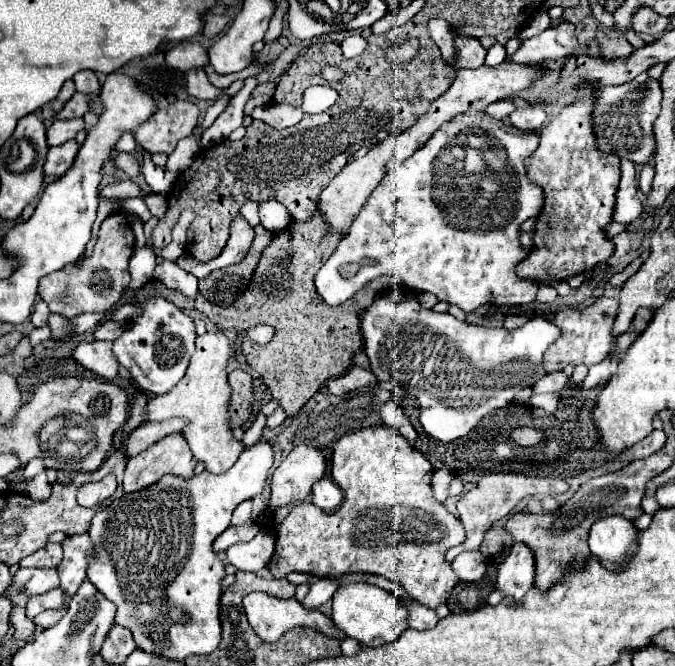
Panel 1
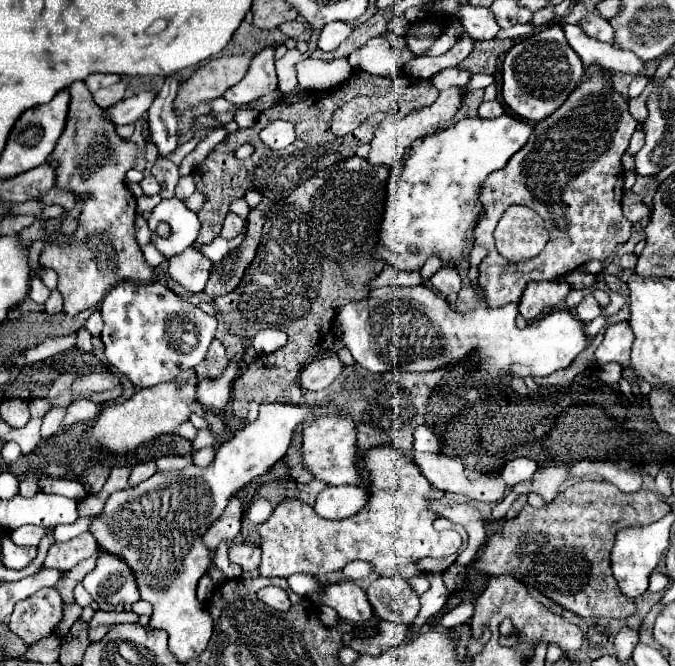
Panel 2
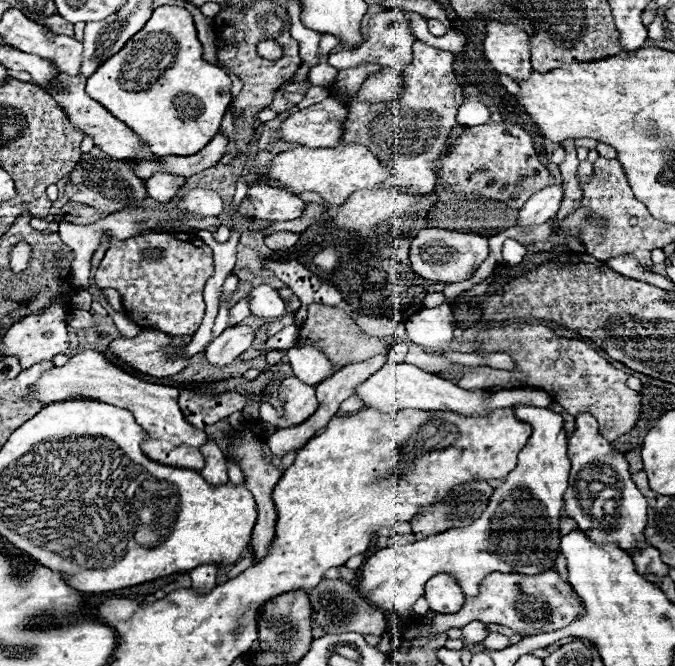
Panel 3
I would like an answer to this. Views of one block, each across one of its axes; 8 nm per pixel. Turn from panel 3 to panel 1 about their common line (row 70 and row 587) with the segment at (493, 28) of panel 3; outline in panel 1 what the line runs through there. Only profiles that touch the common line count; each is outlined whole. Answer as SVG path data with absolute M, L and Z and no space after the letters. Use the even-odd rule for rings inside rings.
M516 542L508 554L508 558L498 568L496 590L504 592L504 596L514 596L522 600L524 594L532 588L536 576L534 552L528 544Z

